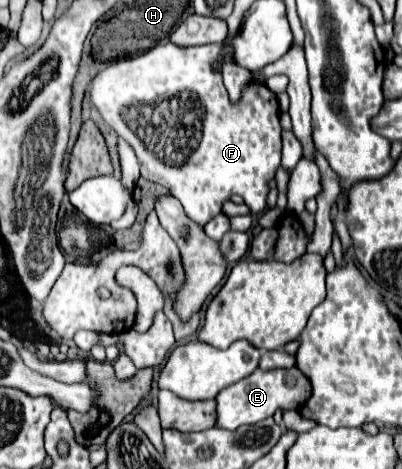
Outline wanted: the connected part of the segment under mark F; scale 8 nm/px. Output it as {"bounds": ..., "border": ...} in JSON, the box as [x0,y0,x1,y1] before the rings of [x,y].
{"bounds":[91,42,281,226],"border":[[[171,42],[167,44],[157,44],[155,48],[147,50],[147,52],[141,52],[133,58],[123,58],[123,60],[117,60],[117,62],[111,62],[105,70],[101,70],[93,82],[91,82],[91,104],[99,110],[101,118],[121,136],[125,138],[137,158],[139,158],[139,164],[141,164],[141,176],[151,180],[151,182],[157,182],[161,186],[165,186],[185,208],[185,214],[197,222],[199,226],[205,226],[213,216],[217,216],[221,212],[221,204],[225,200],[229,200],[233,194],[239,194],[243,198],[244,203],[249,206],[251,214],[259,214],[265,210],[265,196],[269,192],[269,186],[267,182],[273,180],[279,164],[281,164],[281,126],[279,126],[279,104],[277,104],[277,98],[275,94],[263,86],[263,84],[257,84],[257,82],[251,82],[245,86],[243,90],[243,96],[239,100],[239,104],[231,104],[229,102],[229,96],[227,96],[227,90],[223,86],[223,80],[219,78],[219,74],[213,70],[213,62],[217,60],[219,56],[219,44],[207,44],[207,46],[191,46],[191,48],[179,48]]]}

